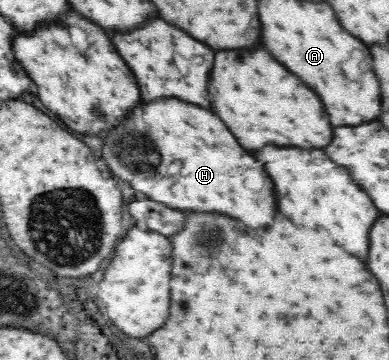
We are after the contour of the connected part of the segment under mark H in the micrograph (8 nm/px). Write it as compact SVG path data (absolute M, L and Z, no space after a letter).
M178 98L138 102L120 124L104 132L102 156L120 182L128 182L134 190L169 207L220 210L252 228L266 226L274 218L272 182L268 182L264 166L238 144L218 114L208 114L196 104Z

